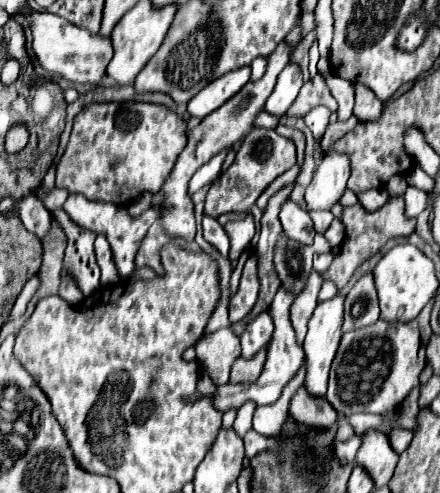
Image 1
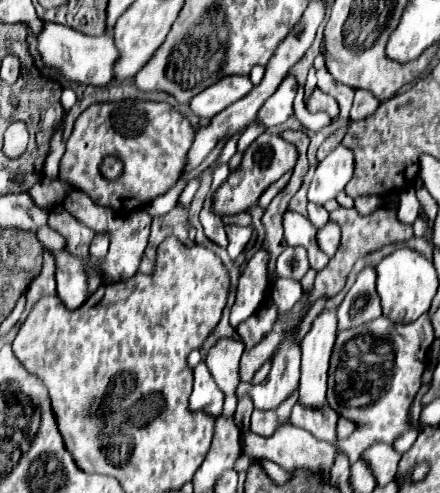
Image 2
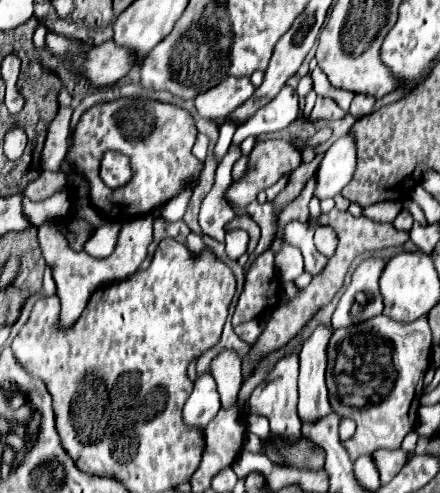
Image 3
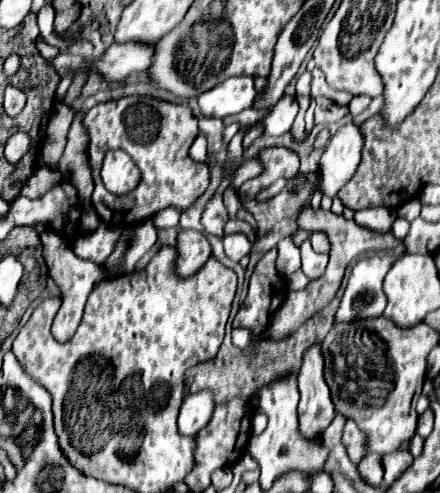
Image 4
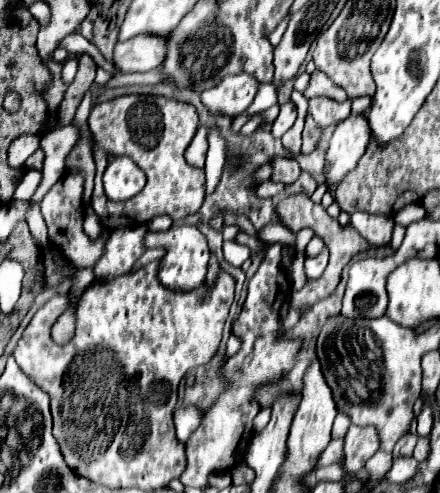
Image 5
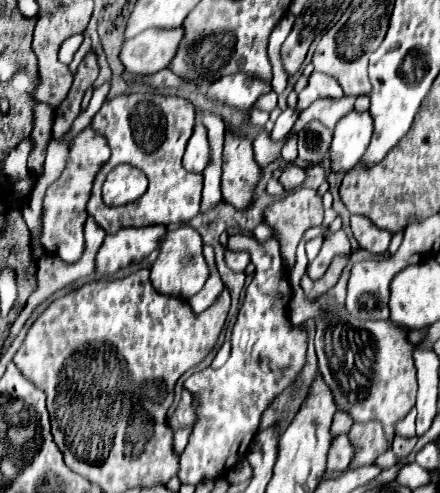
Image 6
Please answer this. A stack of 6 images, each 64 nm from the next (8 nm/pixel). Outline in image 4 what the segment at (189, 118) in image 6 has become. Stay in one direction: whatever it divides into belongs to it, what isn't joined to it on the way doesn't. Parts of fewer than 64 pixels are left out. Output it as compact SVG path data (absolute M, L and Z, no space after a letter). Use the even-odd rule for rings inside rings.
M124 96L90 108L82 120L88 132L88 162L94 178L92 204L106 226L134 226L166 206L186 210L208 186L208 166L190 158L188 150L198 136L198 120L188 106L148 96ZM108 150L124 150L142 172L140 184L128 194L112 194L100 180L100 166Z

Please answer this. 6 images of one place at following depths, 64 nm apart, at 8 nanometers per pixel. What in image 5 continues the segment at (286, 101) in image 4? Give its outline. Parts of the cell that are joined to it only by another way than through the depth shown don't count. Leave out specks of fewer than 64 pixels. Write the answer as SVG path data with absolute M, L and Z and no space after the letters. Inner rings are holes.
M288 100L286 104L280 106L278 118L272 122L272 136L282 138L292 128L294 120L296 120L296 106L294 106L292 100Z

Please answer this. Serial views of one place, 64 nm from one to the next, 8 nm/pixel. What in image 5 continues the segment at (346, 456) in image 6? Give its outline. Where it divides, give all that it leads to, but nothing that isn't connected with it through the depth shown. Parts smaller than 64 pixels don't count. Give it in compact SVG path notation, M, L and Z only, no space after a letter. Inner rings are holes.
M332 440L326 450L320 454L320 458L316 460L318 464L314 466L316 468L322 468L322 466L328 466L328 464L334 464L334 462L340 462L340 458L344 458L344 452L342 452L342 440Z

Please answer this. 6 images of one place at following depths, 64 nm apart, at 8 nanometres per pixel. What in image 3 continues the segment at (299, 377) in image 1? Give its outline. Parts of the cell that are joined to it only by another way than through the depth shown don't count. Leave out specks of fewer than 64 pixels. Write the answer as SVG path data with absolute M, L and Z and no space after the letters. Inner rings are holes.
M250 414L246 416L246 426L252 434L260 436L260 438L266 438L270 434L270 422L266 416L260 416L260 414Z

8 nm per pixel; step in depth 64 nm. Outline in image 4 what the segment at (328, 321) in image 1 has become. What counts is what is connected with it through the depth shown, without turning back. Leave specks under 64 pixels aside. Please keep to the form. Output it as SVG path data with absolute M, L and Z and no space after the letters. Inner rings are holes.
M320 342L312 344L304 352L302 368L298 374L298 388L300 388L298 404L300 432L308 440L316 440L320 432L336 416L334 404L330 400L330 390L324 382L324 356Z

